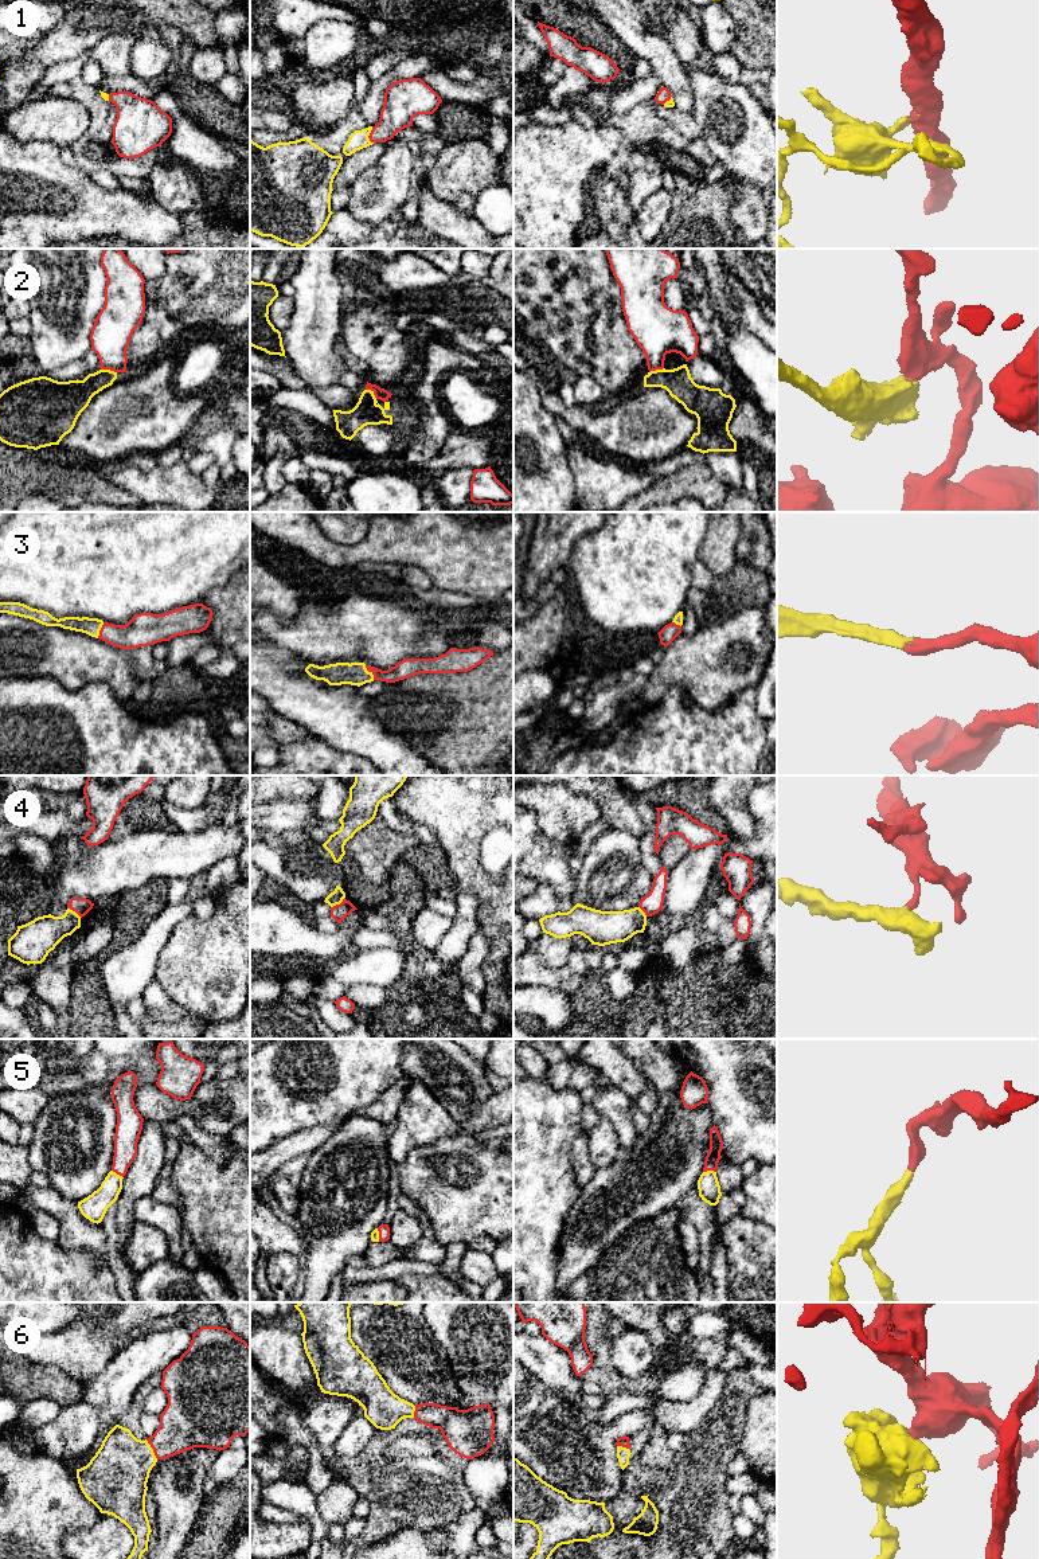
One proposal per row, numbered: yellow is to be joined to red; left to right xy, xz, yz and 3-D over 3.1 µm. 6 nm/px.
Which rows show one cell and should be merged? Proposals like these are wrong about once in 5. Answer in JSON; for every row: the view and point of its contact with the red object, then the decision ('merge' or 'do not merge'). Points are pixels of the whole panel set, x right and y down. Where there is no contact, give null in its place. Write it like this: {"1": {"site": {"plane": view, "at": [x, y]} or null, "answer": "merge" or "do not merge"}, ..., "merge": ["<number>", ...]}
{"1": {"site": {"plane": "xz", "at": [370, 135]}, "answer": "merge"}, "2": {"site": {"plane": "xy", "at": [109, 368]}, "answer": "do not merge"}, "3": {"site": {"plane": "xz", "at": [370, 671]}, "answer": "merge"}, "4": {"site": {"plane": "xz", "at": [338, 905]}, "answer": "do not merge"}, "5": {"site": {"plane": "yz", "at": [709, 1169]}, "answer": "merge"}, "6": {"site": {"plane": "xy", "at": [152, 1448]}, "answer": "merge"}, "merge": ["1", "3", "5", "6"]}

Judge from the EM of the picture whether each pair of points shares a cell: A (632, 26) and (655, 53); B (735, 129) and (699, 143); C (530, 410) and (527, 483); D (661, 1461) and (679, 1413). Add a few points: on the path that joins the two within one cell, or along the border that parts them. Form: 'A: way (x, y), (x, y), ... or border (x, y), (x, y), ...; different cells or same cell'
A: way (635, 32), (648, 46); same cell
B: border (702, 135), (707, 149), (717, 161); different cells
C: way (530, 432), (550, 468), (547, 476); same cell
D: border (655, 1421), (667, 1433); different cells

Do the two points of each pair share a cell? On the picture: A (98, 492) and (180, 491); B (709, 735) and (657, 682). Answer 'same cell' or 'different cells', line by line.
A: different cells
B: different cells

